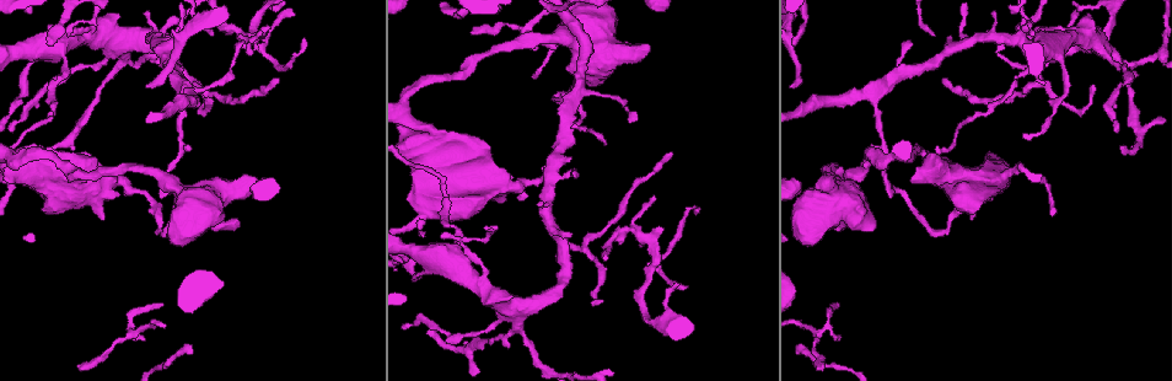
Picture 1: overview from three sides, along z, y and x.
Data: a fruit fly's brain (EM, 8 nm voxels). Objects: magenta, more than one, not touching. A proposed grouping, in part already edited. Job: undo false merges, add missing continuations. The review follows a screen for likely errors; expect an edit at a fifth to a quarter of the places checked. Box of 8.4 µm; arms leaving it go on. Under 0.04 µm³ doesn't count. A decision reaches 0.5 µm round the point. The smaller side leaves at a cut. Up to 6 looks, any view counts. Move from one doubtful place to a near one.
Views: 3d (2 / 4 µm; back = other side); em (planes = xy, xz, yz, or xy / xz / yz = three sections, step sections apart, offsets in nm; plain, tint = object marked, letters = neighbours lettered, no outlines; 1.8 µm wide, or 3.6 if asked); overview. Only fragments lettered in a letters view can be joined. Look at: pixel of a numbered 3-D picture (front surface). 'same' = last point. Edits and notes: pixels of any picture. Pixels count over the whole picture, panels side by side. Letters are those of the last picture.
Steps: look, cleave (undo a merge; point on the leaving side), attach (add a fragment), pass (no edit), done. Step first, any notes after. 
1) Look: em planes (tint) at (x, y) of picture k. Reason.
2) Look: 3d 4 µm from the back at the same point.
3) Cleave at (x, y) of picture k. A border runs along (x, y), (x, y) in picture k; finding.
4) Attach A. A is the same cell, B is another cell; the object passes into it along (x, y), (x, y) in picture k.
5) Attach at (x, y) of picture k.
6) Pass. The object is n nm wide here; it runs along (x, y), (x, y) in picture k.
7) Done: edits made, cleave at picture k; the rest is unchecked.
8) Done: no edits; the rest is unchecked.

Look: em yz step 4 (letters) at (131, 62) of picture 1. Thin arm on a thick one.

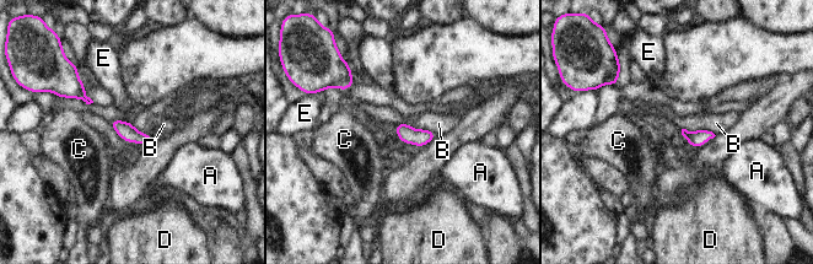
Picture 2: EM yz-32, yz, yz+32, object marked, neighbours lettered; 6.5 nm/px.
Pass. A, B, C, D and E are other cells; a border runs along (682, 128), (709, 129), (716, 135) in picture 2; all the same cell.

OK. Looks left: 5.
Look: 3d 4 µm at (271, 26) of picture 1. Branch stops here.

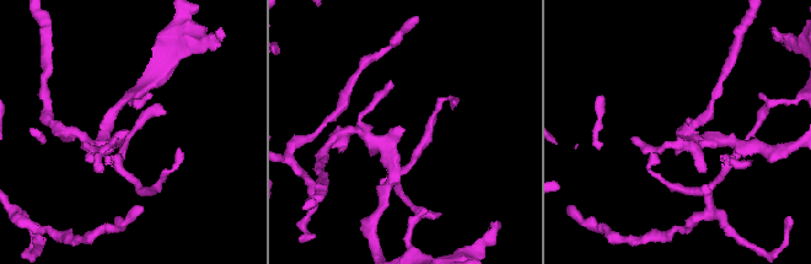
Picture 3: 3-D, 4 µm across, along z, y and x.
Look: em xz step 16 (letters) at (127, 130) of picture 3. The arms are 180, 220 nm wide; need the tissue.

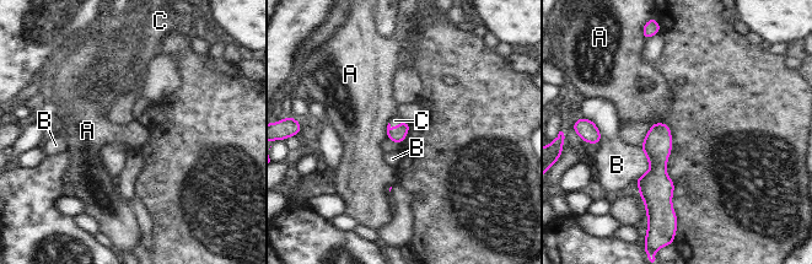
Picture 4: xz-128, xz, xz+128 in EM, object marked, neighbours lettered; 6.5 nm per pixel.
Attach C. C is the same cell, A and B are other cells; the object passes into it along (398, 135), (396, 128), (394, 120) in picture 4; the cell continues.

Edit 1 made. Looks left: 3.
Done: edits made, attach at picture 4; the rest is unchecked.

